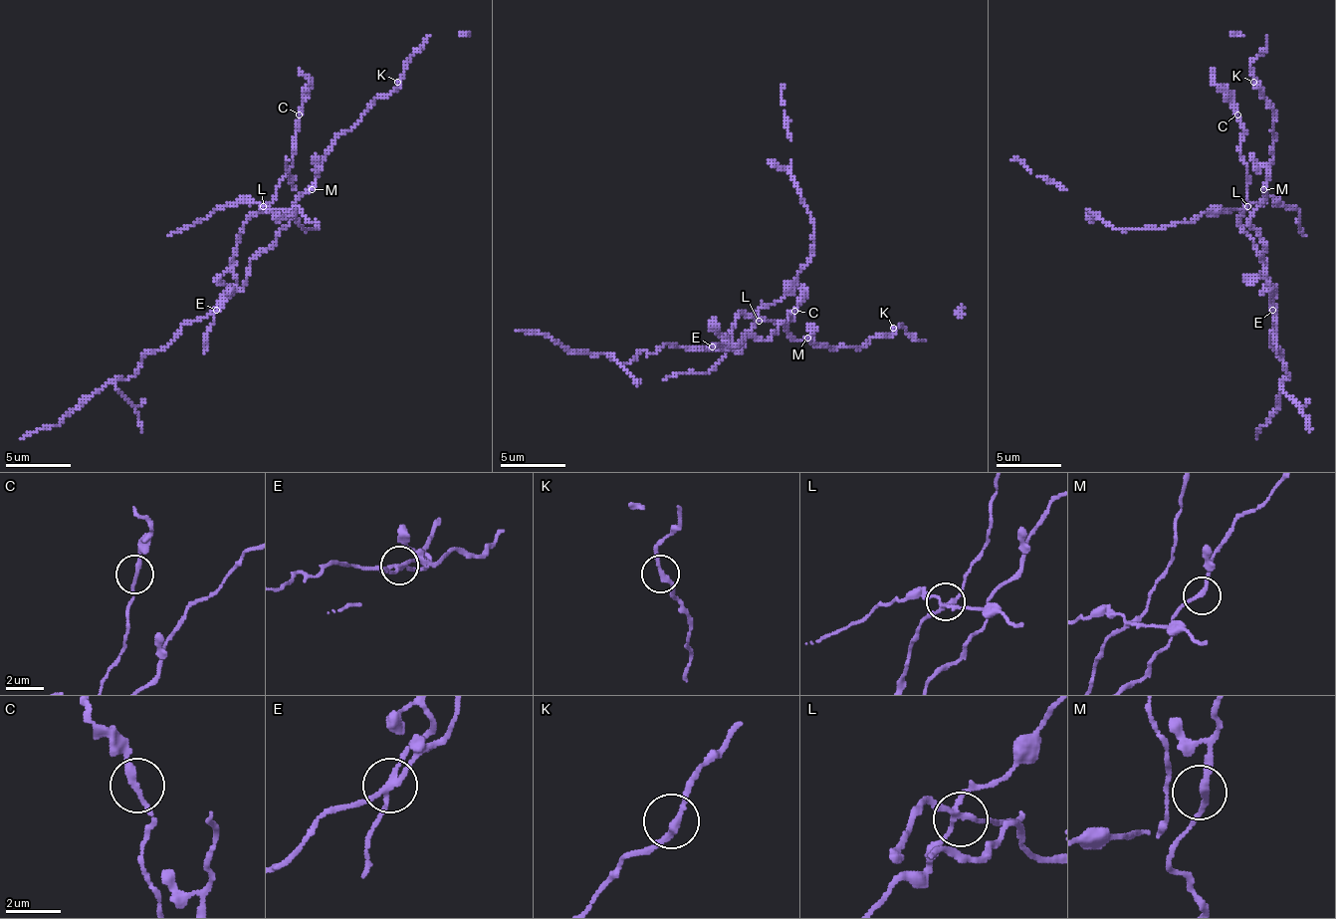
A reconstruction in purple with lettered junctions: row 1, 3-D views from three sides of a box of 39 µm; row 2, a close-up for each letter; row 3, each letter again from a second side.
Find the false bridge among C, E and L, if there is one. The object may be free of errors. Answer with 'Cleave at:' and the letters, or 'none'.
Cleave at: E

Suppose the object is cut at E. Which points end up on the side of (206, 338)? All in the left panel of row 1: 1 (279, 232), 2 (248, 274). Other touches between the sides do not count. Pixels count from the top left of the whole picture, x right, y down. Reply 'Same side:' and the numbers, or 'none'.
Same side: none

